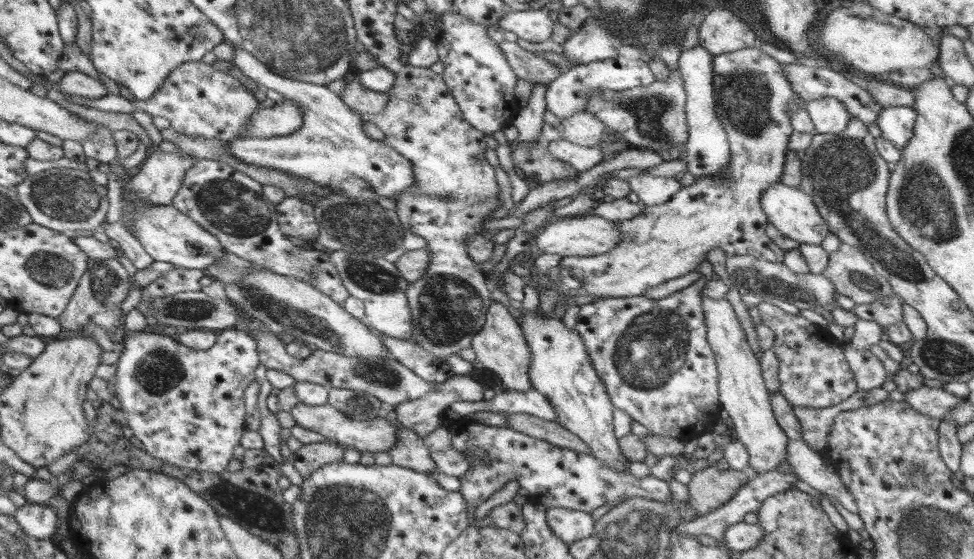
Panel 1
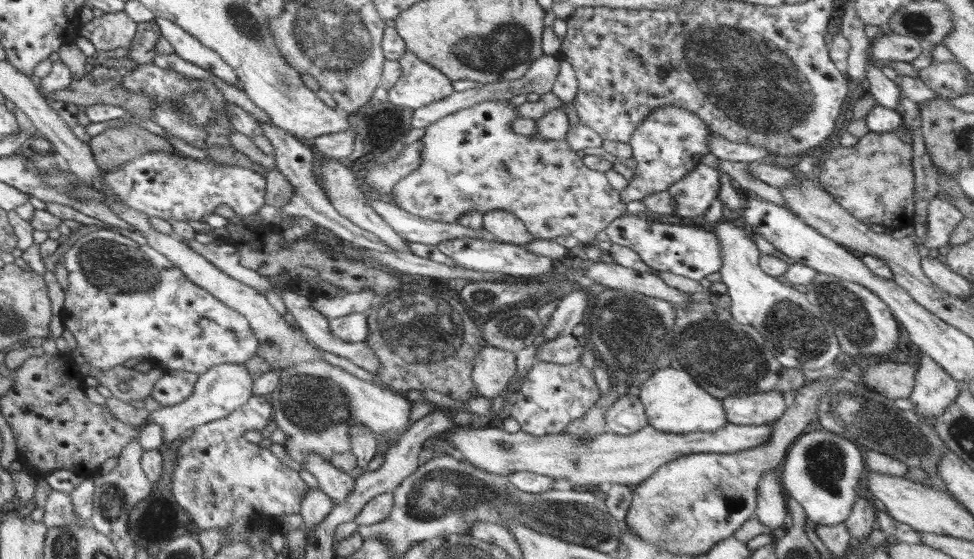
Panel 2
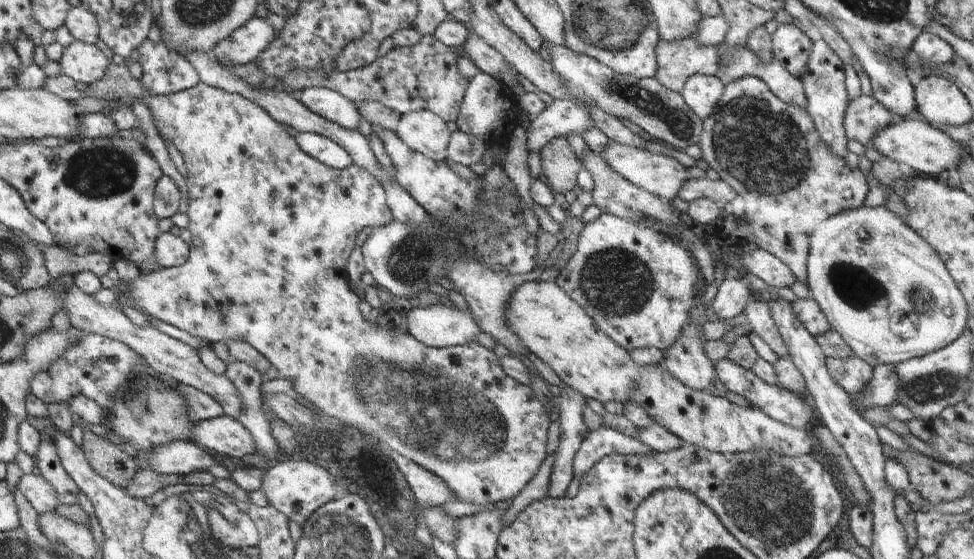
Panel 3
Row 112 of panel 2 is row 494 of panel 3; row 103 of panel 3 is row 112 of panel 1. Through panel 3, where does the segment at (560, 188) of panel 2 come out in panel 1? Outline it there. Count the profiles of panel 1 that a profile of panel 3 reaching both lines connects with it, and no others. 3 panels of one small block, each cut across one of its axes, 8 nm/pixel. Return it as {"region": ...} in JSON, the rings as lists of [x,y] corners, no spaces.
{"region":[[[201,60],[185,62],[178,66],[178,68],[174,68],[166,77],[158,92],[150,100],[130,101],[122,97],[122,95],[112,94],[100,96],[100,98],[75,95],[74,98],[67,98],[67,100],[106,112],[146,112],[146,114],[152,117],[163,116],[170,121],[171,127],[180,133],[225,141],[234,140],[236,135],[240,135],[240,133],[246,134],[246,121],[248,121],[248,117],[254,111],[260,109],[260,102],[256,100],[254,94],[250,94],[247,88],[244,88],[244,85],[240,84],[234,76],[230,76],[230,74],[226,74],[226,72],[222,72],[222,70],[218,70],[213,65],[206,64]]]}

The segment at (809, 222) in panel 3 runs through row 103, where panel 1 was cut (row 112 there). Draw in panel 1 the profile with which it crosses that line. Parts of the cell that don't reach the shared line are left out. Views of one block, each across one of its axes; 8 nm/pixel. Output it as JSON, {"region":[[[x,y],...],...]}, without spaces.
{"region":[[[746,47],[713,56],[714,99],[716,113],[726,131],[730,147],[729,176],[726,179],[696,178],[691,186],[682,187],[663,204],[645,206],[639,216],[631,220],[616,222],[619,242],[613,250],[605,254],[588,257],[562,257],[559,268],[565,268],[574,280],[582,282],[576,289],[578,296],[594,298],[618,298],[630,295],[644,295],[652,287],[664,282],[673,283],[688,271],[694,271],[707,253],[720,248],[727,256],[750,255],[768,262],[783,262],[782,251],[766,235],[767,217],[760,205],[761,193],[771,184],[779,182],[786,161],[786,149],[790,133],[794,131],[790,118],[786,114],[786,105],[790,101],[805,101],[792,90],[790,82],[784,76],[782,64],[760,48]]]}

